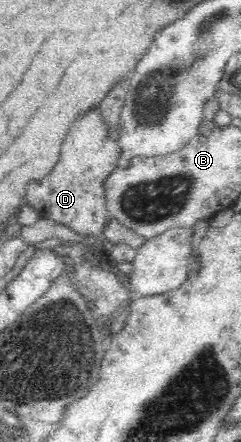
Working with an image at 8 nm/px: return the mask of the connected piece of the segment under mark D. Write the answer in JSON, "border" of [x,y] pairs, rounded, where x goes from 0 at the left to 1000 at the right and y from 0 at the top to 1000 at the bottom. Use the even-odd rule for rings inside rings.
{"border":[[[361,251],[303,278],[261,324],[253,360],[207,394],[116,414],[100,459],[129,464],[162,493],[195,491],[274,509],[324,536],[353,532],[378,543],[419,543],[427,518],[465,491],[440,471],[436,405],[498,373],[498,353],[498,330],[452,308],[452,285],[419,251]]]}

